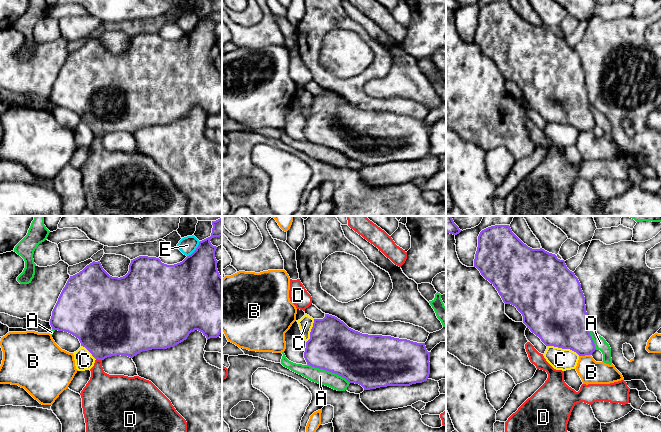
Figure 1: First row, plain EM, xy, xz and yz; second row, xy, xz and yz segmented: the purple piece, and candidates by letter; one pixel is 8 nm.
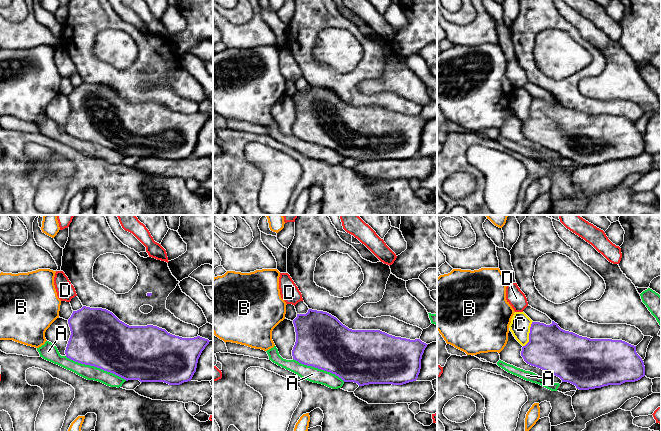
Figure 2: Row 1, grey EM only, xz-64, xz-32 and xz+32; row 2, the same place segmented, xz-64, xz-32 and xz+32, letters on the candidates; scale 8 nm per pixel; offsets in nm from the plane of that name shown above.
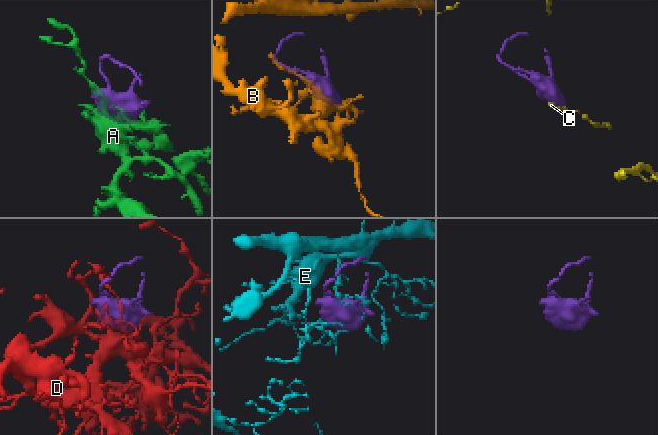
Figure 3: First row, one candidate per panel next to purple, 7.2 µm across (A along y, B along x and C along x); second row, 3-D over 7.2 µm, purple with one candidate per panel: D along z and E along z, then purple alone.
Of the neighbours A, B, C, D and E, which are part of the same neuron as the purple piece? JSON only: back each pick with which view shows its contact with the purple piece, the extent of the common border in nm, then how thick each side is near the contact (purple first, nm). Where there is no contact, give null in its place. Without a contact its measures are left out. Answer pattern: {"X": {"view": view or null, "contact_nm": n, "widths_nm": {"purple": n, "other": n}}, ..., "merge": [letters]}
{"D": {"view": "xy", "contact_nm": 50, "widths_nm": {"purple": 440, "other": 280}}, "merge": ["D"]}

